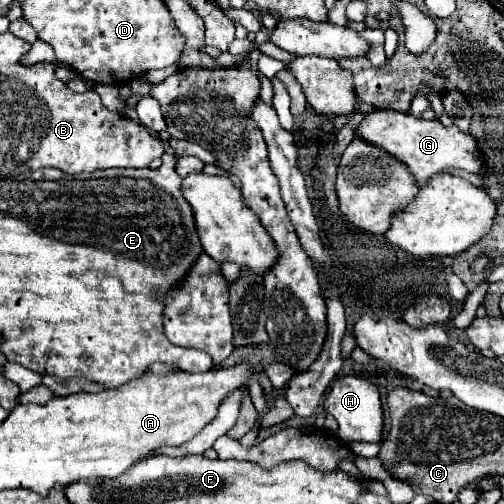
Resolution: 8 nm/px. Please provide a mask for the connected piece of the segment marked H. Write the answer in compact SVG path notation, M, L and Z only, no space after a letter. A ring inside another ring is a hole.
M343 375L335 379L327 399L325 399L325 411L331 413L337 423L337 437L345 443L351 441L365 441L365 443L379 443L383 435L383 407L379 399L379 389L369 379L361 379L355 375Z

